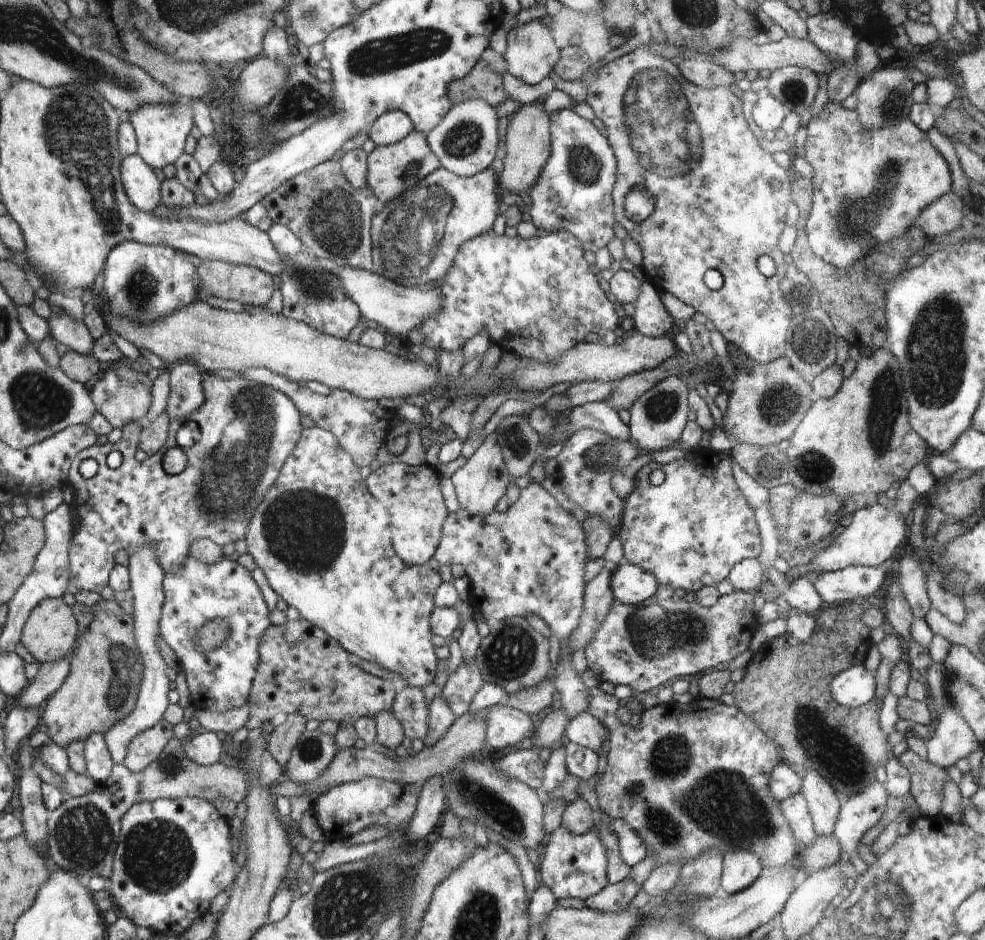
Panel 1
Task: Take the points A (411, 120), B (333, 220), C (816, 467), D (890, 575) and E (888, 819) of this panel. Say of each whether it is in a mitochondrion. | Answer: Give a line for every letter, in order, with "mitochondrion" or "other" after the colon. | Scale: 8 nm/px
A: other
B: mitochondrion
C: mitochondrion
D: other
E: other

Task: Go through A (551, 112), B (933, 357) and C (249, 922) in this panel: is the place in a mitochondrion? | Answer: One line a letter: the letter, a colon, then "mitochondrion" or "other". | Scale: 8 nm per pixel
A: other
B: mitochondrion
C: other

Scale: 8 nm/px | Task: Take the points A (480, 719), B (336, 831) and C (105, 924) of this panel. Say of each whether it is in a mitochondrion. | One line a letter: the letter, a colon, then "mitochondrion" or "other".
A: other
B: other
C: other

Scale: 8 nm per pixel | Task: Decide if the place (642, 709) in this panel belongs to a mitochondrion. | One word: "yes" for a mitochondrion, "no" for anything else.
no

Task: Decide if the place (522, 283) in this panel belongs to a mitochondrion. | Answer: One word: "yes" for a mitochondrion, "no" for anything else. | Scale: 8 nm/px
yes

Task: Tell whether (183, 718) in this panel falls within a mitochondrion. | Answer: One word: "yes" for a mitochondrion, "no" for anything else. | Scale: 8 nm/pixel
no

